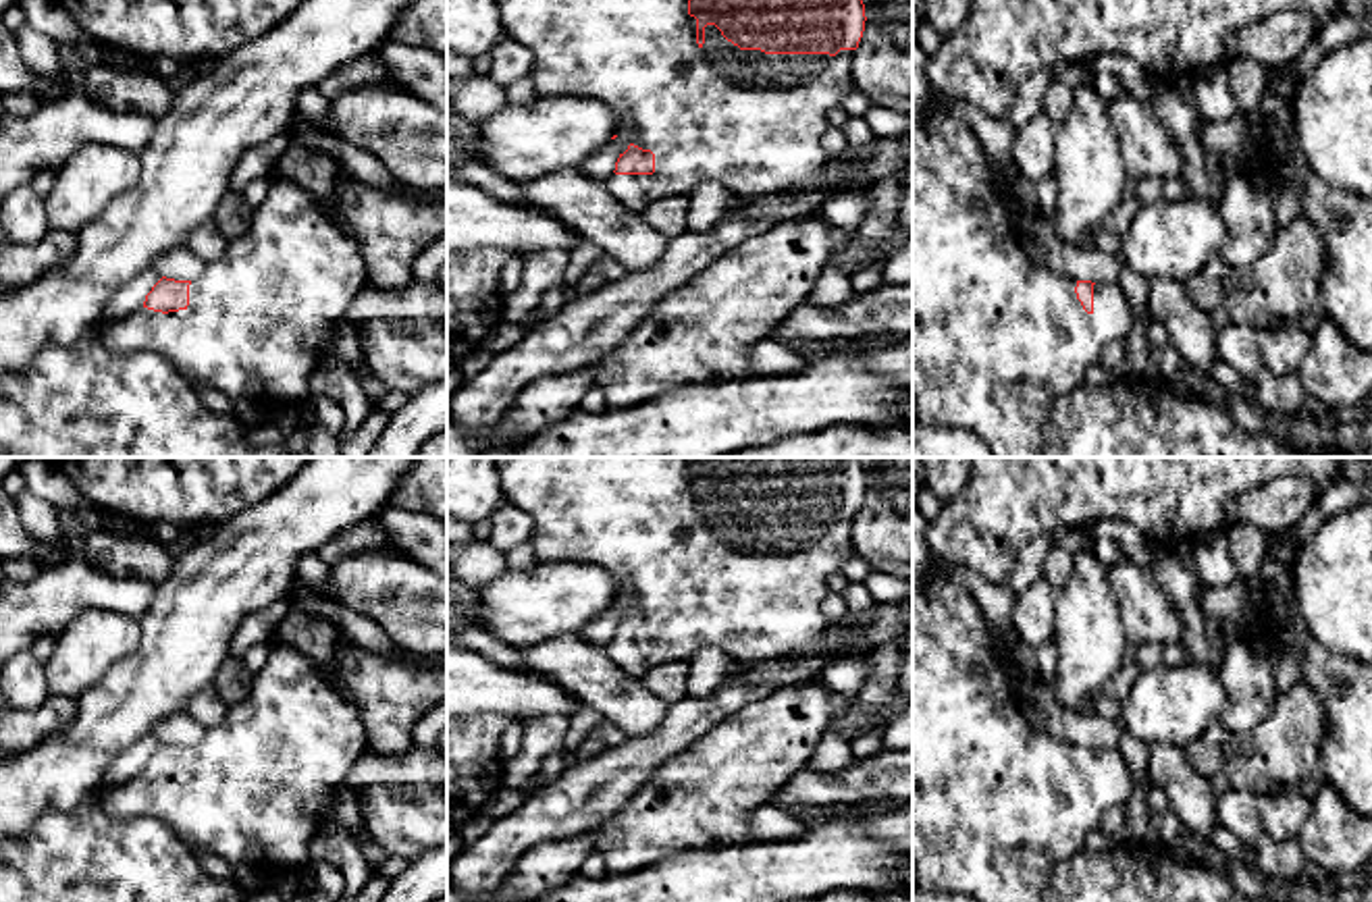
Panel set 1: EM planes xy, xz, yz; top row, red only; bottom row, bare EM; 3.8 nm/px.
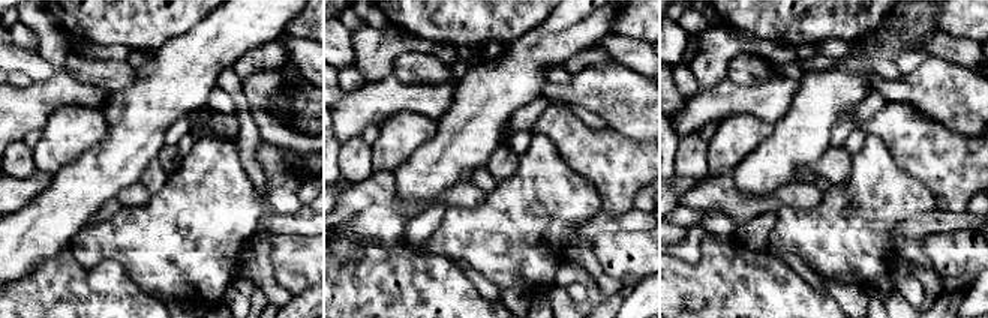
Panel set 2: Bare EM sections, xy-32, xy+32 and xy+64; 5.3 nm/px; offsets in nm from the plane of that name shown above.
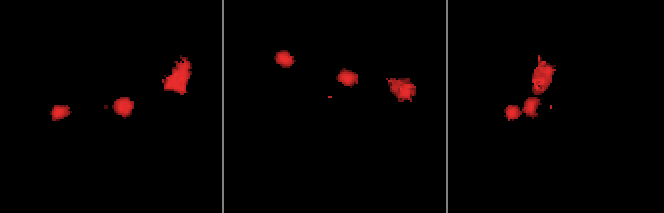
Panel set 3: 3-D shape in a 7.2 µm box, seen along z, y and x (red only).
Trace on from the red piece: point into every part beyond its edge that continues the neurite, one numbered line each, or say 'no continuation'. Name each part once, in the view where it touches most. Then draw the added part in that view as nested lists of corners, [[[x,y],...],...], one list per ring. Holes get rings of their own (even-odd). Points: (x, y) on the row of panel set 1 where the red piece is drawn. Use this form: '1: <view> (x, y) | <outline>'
1: xz (749, 121) | [[[497,0],[503,33],[534,54],[534,81],[543,96],[580,96],[605,102],[613,116],[613,135],[622,121],[632,123],[632,143],[655,154],[653,175],[611,175],[605,183],[613,197],[636,212],[669,195],[690,195],[703,183],[717,183],[746,202],[796,193],[817,177],[827,154],[821,145],[829,129],[827,112],[854,89],[854,50],[829,54],[765,54],[740,50],[715,25],[705,27],[705,44],[696,44],[696,19],[688,0]]]

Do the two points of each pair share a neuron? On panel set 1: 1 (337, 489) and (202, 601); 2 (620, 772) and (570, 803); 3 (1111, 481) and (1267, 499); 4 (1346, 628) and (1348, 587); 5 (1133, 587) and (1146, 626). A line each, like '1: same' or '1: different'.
1: same
2: same
3: different
4: same
5: same

